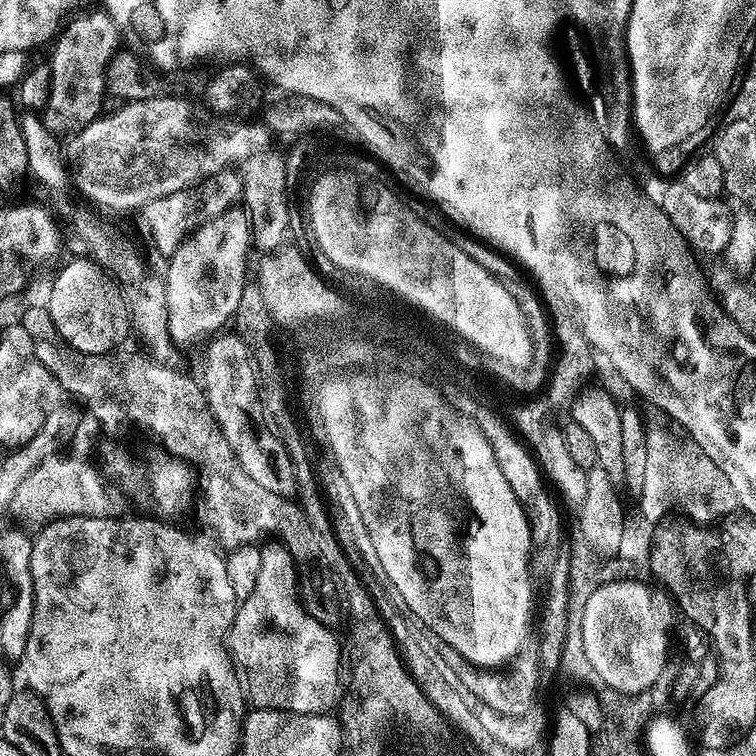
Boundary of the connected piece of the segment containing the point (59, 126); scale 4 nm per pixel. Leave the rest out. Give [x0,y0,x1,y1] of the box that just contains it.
[42,11,122,134]

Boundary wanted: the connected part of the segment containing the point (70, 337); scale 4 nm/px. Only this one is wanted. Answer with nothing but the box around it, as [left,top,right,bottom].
[46,258,130,354]

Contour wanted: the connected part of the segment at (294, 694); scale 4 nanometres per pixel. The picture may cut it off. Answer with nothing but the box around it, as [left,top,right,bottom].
[226,547,342,714]

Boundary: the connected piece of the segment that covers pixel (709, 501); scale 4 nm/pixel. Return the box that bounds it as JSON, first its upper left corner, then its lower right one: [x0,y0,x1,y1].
[640,422,738,526]

